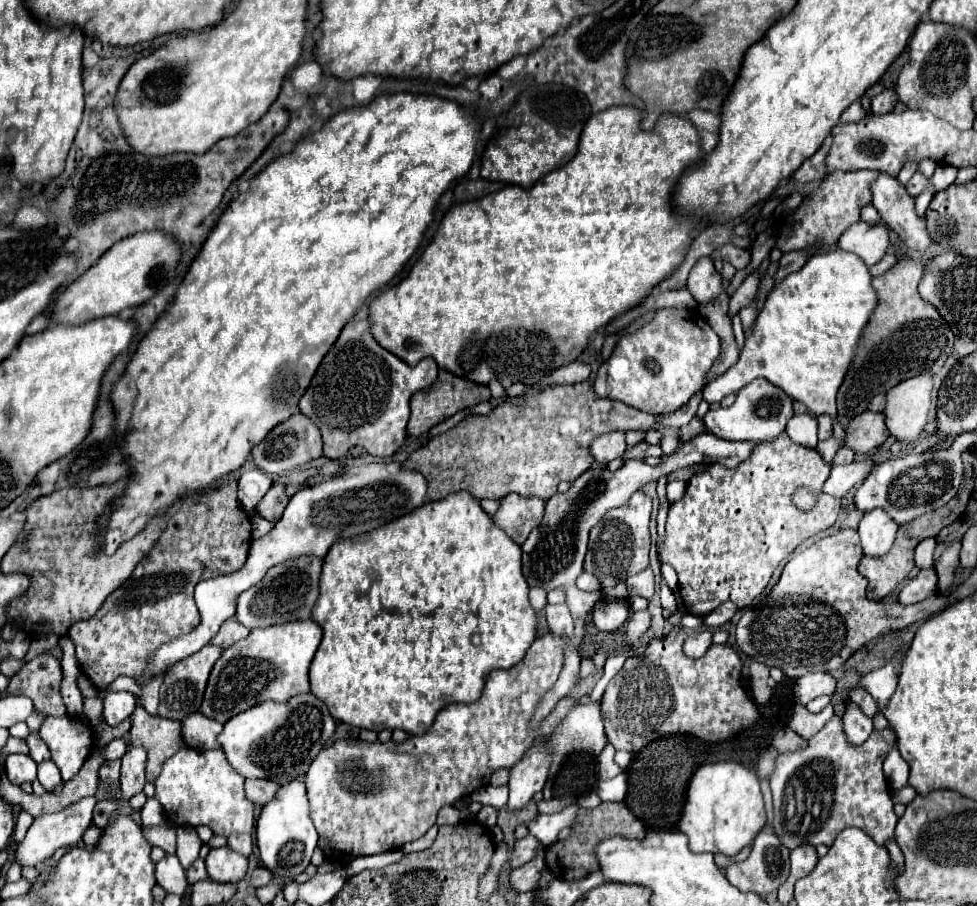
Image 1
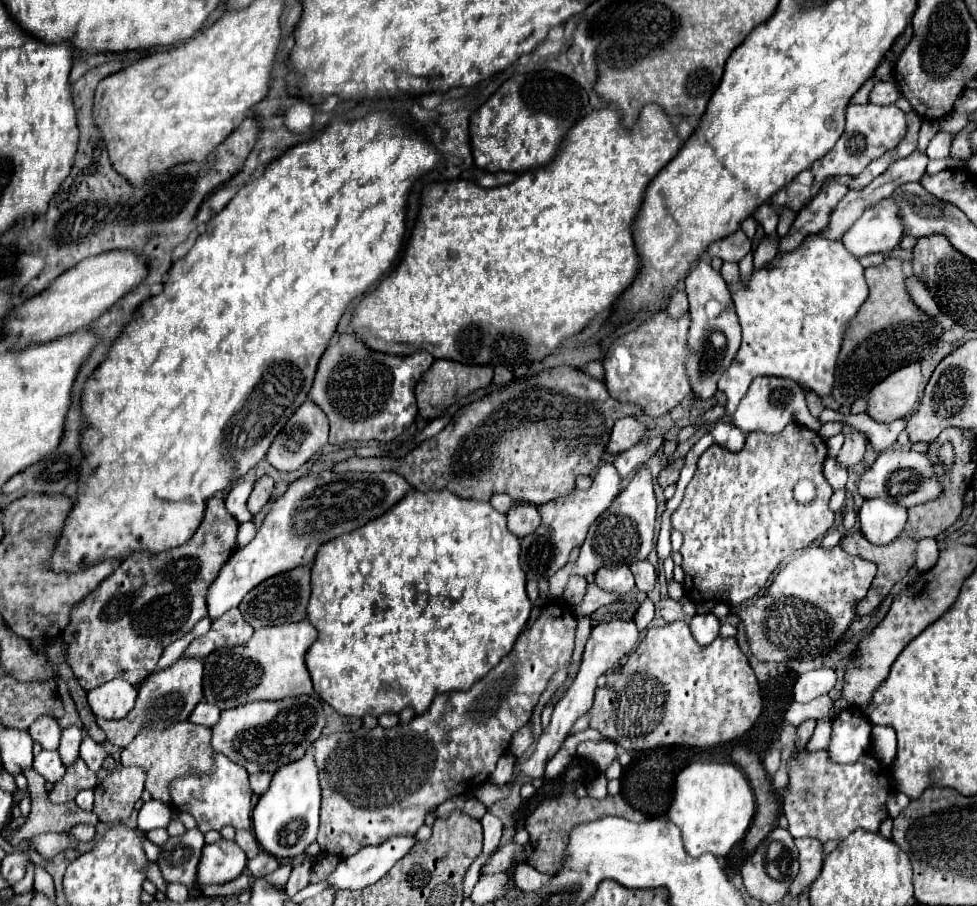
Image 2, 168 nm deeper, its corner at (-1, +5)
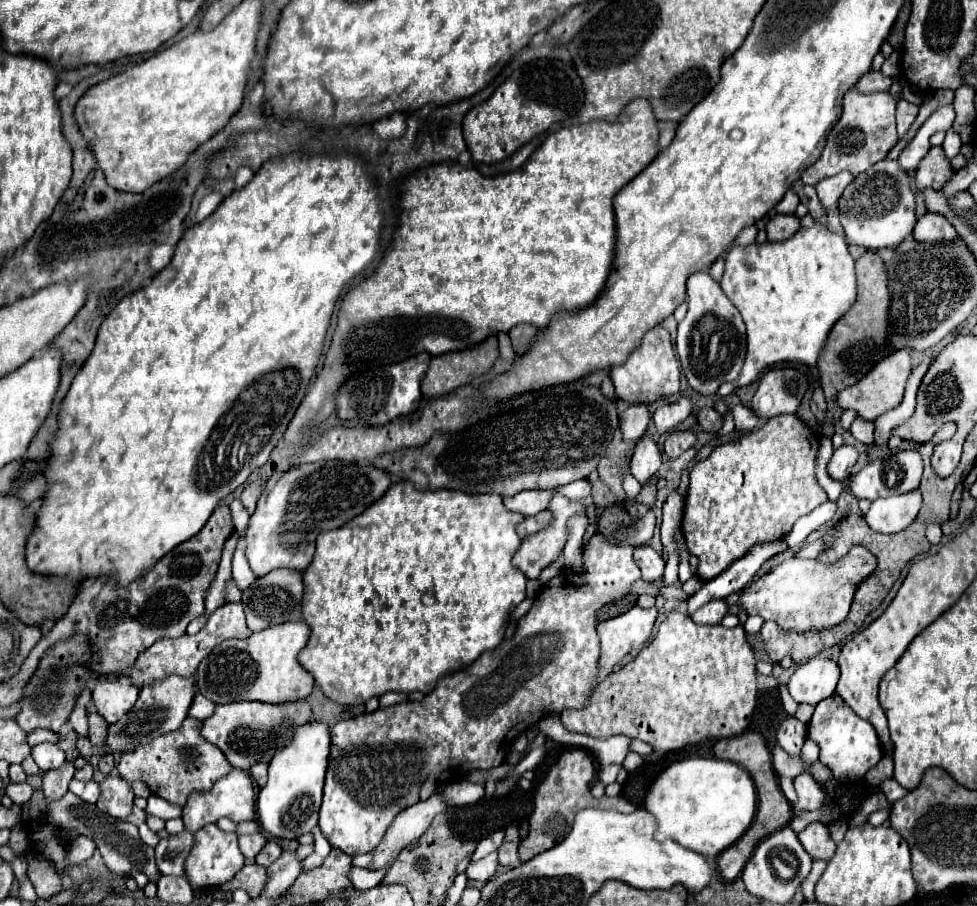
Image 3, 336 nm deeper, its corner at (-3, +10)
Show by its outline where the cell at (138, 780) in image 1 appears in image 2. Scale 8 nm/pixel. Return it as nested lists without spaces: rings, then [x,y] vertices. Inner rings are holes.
[[[121,767],[97,785],[92,811],[106,825],[120,825],[128,821],[142,791],[144,771],[140,767]]]

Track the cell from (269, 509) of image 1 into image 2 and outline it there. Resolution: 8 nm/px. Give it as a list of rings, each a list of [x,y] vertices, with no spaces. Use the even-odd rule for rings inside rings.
[[[264,475],[260,477],[256,483],[254,483],[254,489],[250,493],[250,499],[248,499],[248,511],[252,515],[256,515],[272,497],[272,489],[274,489],[274,479],[270,475]]]

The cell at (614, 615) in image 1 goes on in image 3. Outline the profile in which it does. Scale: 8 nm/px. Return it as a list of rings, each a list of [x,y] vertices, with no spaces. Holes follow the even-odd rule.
[[[630,608],[628,612],[604,620],[596,626],[596,632],[608,632],[608,636],[604,636],[602,640],[602,648],[600,648],[600,660],[598,660],[598,676],[596,682],[592,684],[592,688],[596,684],[600,684],[608,672],[614,668],[616,662],[620,662],[627,654],[635,654],[637,656],[645,643],[650,638],[652,626],[656,620],[656,608]],[[618,626],[618,628],[614,628]],[[618,630],[618,634],[614,634]]]

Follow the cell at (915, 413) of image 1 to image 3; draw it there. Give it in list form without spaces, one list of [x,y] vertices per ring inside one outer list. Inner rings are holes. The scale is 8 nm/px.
[[[898,350],[898,352],[890,354],[888,358],[884,358],[882,362],[878,362],[876,368],[872,368],[860,382],[844,388],[838,394],[838,406],[840,408],[854,408],[862,418],[876,420],[880,414],[896,408],[902,402],[904,386],[906,386],[906,380],[910,374],[912,374],[912,358],[910,358],[908,350]]]

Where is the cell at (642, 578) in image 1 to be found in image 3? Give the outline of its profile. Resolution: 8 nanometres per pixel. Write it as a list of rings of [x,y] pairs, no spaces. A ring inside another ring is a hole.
[[[650,546],[636,548],[634,550],[634,562],[642,570],[642,580],[660,582],[660,578],[664,574],[664,560],[656,550],[652,550]]]

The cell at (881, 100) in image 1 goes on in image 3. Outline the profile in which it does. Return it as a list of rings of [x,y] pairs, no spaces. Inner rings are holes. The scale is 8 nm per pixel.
[[[870,70],[868,74],[864,74],[864,76],[858,80],[858,84],[856,84],[856,88],[858,88],[860,92],[864,92],[864,94],[888,92],[890,86],[892,86],[892,78],[884,76],[882,72],[872,72],[872,70]]]

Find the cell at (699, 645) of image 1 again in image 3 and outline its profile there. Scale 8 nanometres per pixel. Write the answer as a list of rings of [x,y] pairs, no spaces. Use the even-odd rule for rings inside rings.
[[[712,600],[712,602],[708,602],[706,606],[698,608],[690,618],[692,618],[696,624],[718,626],[726,614],[728,614],[728,606],[724,604],[724,600]]]

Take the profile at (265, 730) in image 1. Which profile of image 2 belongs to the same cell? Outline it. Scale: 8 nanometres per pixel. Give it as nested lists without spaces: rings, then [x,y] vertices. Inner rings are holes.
[[[298,695],[282,701],[254,701],[230,711],[222,711],[220,721],[212,727],[212,749],[226,755],[248,773],[274,773],[280,765],[300,759],[320,737],[326,715],[318,697]]]

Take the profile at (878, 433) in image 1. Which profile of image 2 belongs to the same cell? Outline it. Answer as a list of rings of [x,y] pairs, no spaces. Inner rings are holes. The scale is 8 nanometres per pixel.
[[[852,429],[848,435],[846,435],[846,441],[836,457],[836,463],[844,469],[850,469],[854,465],[858,465],[864,457],[864,449],[866,449],[866,435]]]

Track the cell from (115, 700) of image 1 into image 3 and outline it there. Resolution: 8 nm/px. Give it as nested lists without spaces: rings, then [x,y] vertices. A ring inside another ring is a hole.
[[[102,680],[96,684],[92,692],[92,700],[96,704],[98,714],[108,722],[114,724],[118,718],[122,718],[136,702],[138,698],[138,686],[130,682],[108,682]]]

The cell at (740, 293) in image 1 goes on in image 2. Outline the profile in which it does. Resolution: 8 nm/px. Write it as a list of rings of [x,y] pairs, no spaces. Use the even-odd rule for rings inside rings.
[[[778,235],[762,239],[762,243],[754,251],[754,267],[756,269],[764,267],[766,263],[770,263],[776,257],[776,253],[778,253],[778,241],[780,241]]]

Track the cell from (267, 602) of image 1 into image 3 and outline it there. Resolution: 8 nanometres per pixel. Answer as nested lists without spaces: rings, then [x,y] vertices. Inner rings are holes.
[[[272,570],[270,574],[258,578],[250,588],[244,590],[242,594],[242,606],[246,612],[246,622],[252,632],[264,630],[274,624],[284,624],[290,620],[300,620],[302,618],[302,572],[296,570]]]

